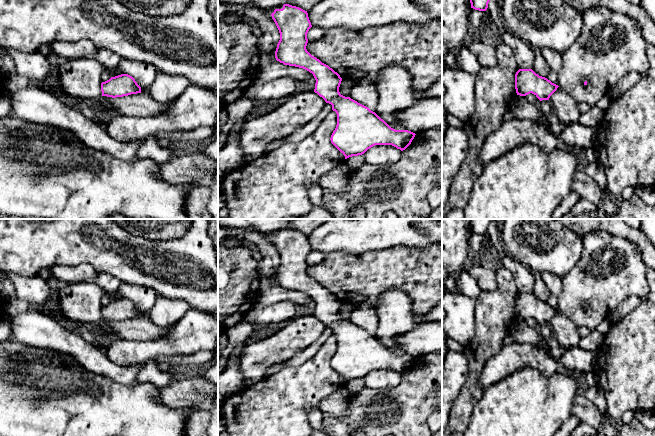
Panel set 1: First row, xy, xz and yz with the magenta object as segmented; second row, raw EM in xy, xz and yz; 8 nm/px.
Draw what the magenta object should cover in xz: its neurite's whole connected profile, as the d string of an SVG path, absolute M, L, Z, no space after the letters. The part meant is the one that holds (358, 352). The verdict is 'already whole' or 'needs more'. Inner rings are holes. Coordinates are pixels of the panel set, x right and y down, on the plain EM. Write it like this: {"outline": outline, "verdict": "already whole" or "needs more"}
{"outline": "M218 219L218 226L256 230L271 238L280 257L276 284L313 298L316 304L314 316L331 328L337 338L337 349L330 364L345 383L362 379L375 369L392 369L405 374L416 358L391 352L368 331L341 319L340 299L307 275L307 257L312 249L307 235L288 228L294 220Z", "verdict": "needs more"}

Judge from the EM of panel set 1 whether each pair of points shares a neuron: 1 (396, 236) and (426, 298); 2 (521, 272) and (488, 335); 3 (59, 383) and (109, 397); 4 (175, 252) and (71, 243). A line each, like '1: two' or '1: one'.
1: two
2: two
3: one
4: one

